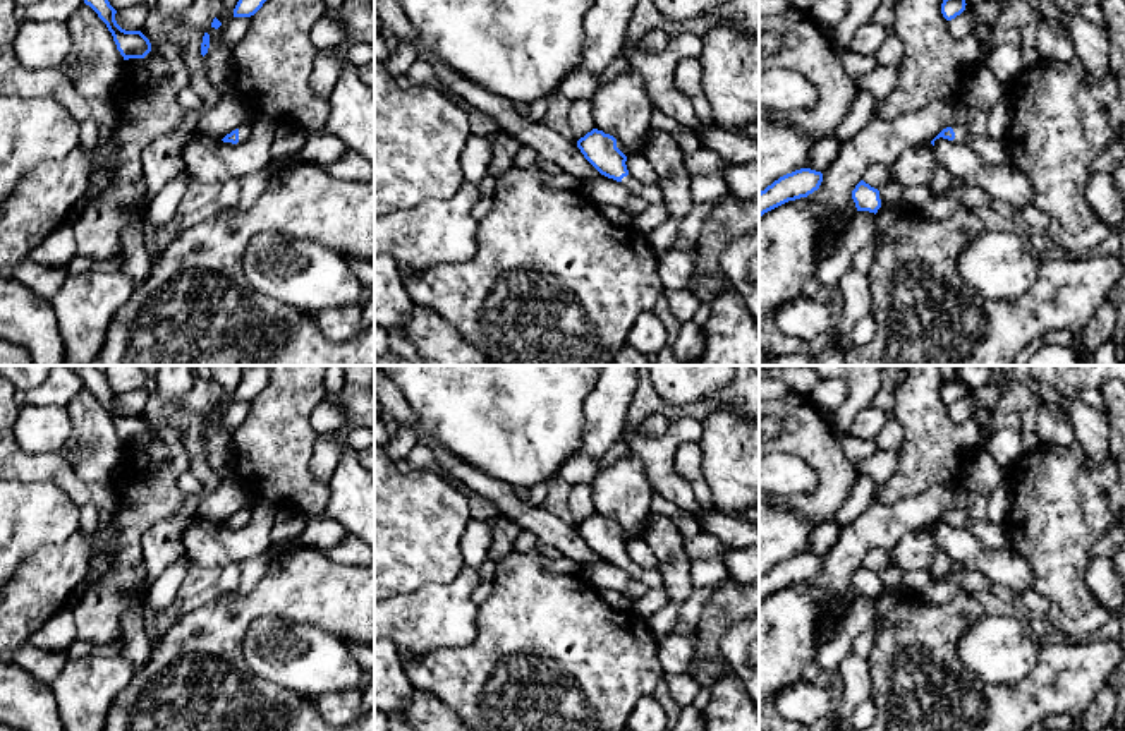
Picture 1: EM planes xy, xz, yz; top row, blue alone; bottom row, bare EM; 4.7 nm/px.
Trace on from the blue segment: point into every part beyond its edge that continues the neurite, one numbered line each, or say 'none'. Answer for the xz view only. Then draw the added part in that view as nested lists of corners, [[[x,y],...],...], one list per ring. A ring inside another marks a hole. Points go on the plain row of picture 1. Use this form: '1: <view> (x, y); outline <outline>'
1: xz (653, 579); outline [[[627,559],[620,566],[629,573],[630,578],[642,582],[649,589],[661,589],[665,585],[661,571],[656,570],[642,570],[632,559]]]

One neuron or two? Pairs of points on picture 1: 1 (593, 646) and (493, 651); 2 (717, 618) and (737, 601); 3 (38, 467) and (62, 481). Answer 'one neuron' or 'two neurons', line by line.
1: one neuron
2: one neuron
3: one neuron

